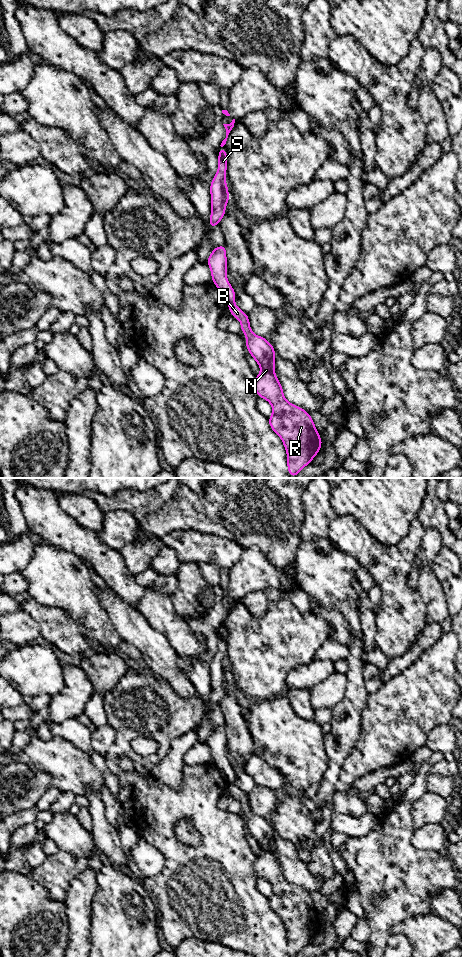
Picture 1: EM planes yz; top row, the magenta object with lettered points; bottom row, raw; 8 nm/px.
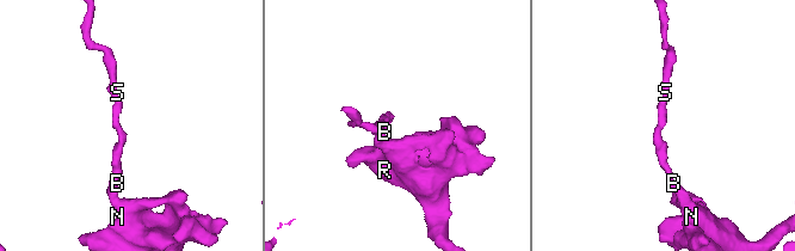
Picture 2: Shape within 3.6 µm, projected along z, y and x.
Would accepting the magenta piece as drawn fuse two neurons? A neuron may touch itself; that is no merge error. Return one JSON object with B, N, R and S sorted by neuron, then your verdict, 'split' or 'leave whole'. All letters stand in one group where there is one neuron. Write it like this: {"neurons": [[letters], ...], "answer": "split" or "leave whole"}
{"neurons": [["B", "N", "R"], ["S"]], "answer": "split"}

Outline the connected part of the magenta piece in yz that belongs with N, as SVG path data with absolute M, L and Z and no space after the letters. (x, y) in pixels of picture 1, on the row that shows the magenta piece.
M235 303L229 304L228 309L241 322L241 331L247 338L248 353L261 368L255 378L254 388L257 396L266 399L273 408L272 415L268 418L269 425L283 441L287 452L288 473L294 478L319 453L321 437L309 413L285 399L275 375L276 352L272 344L265 337L251 331L248 314Z

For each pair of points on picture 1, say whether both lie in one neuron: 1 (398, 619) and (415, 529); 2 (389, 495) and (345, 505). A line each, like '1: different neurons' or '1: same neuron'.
1: same neuron
2: same neuron

